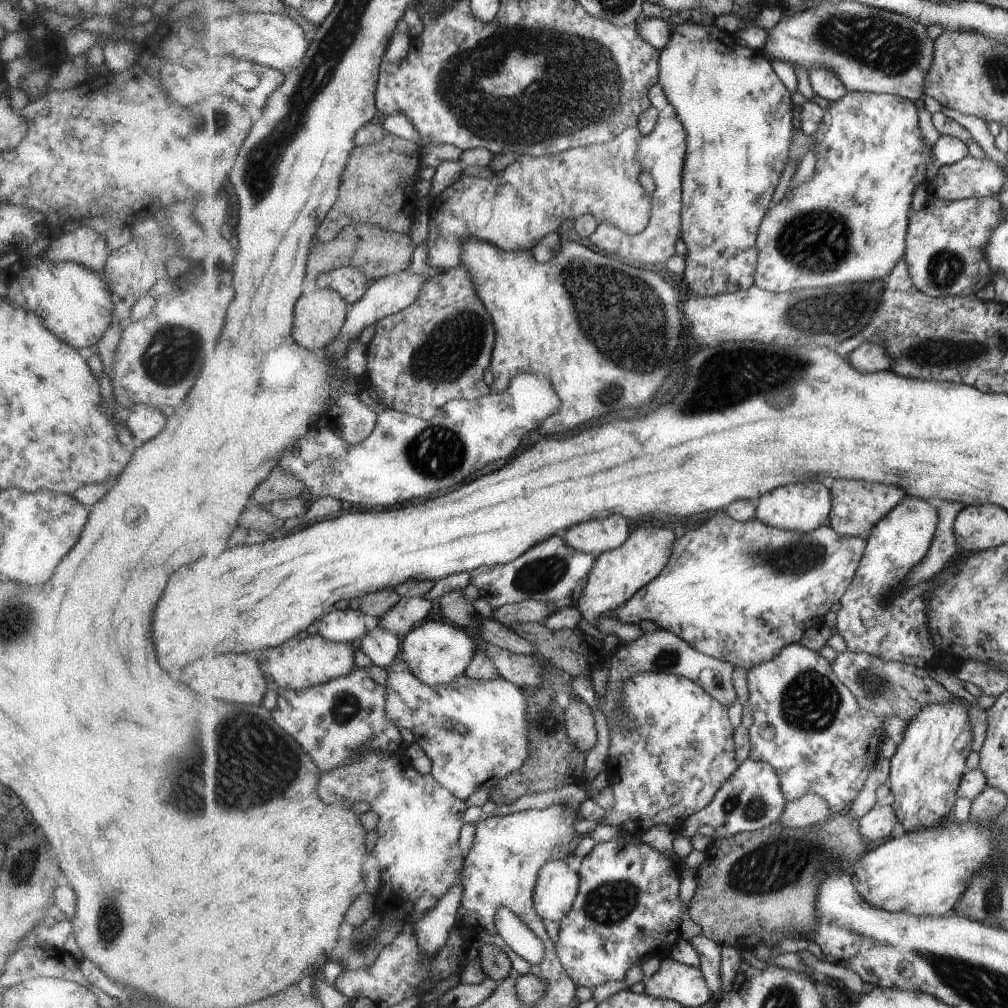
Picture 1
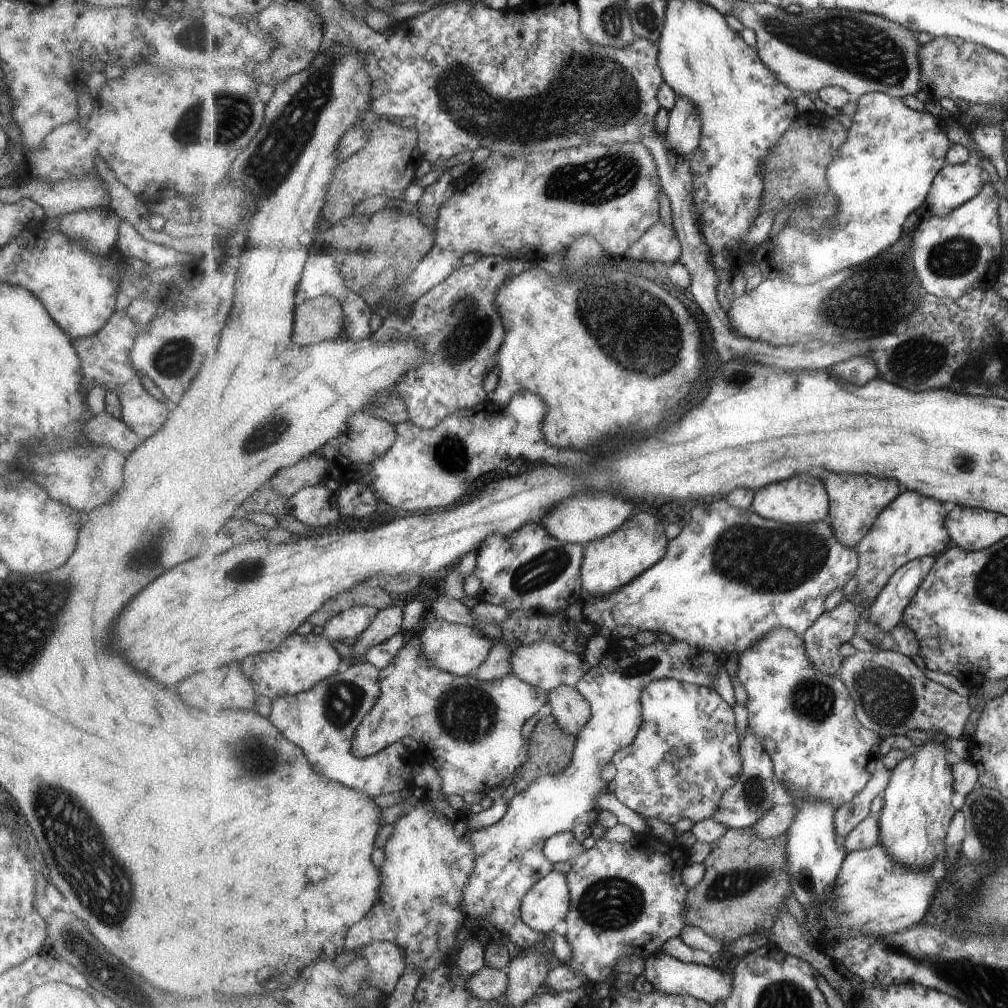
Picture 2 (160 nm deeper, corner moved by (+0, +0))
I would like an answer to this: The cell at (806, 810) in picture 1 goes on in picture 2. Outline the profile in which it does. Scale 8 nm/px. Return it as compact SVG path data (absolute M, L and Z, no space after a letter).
M794 802L788 805L775 805L770 808L758 820L758 823L752 826L756 832L756 838L772 839L785 835L797 813L798 808L794 805Z

